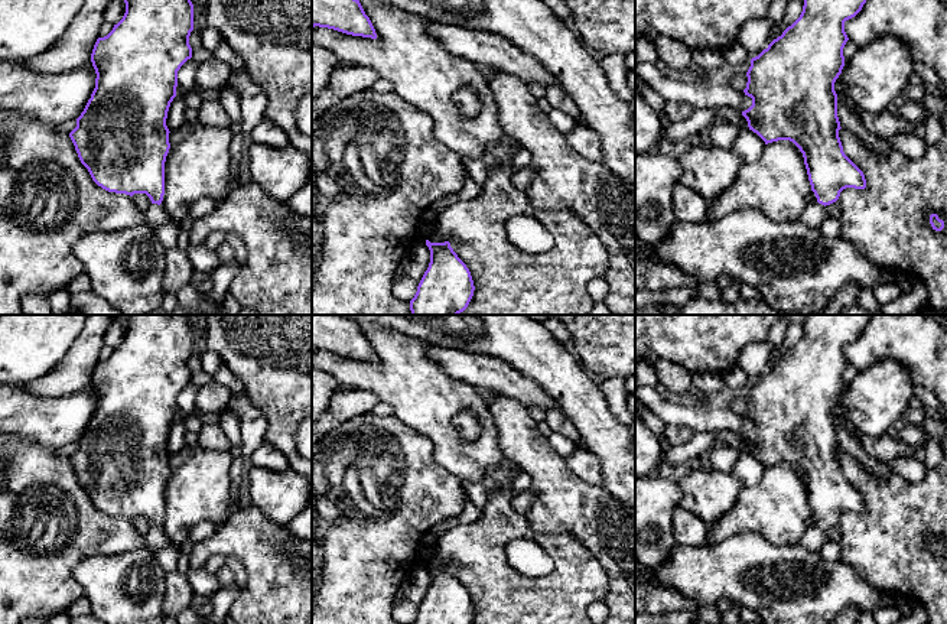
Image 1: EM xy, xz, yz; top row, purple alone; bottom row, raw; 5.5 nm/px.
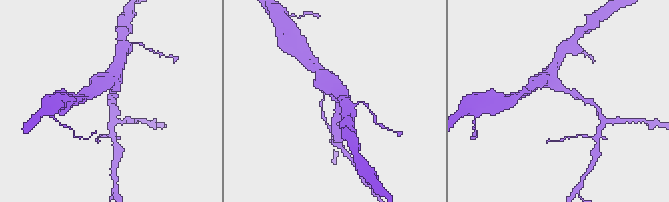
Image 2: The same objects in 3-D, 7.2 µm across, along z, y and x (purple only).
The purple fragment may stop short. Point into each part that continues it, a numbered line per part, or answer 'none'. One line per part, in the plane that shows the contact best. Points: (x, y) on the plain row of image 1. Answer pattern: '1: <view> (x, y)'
1: xy (155, 539)

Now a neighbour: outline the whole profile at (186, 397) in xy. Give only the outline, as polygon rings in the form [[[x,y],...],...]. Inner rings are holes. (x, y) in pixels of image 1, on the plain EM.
[[[191,381],[178,394],[178,409],[186,417],[198,412],[195,407],[195,397],[196,397],[198,390],[199,387]]]

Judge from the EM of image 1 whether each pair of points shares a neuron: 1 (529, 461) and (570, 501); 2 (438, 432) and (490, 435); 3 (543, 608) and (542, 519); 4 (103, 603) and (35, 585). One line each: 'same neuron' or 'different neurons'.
1: same neuron
2: same neuron
3: different neurons
4: different neurons

